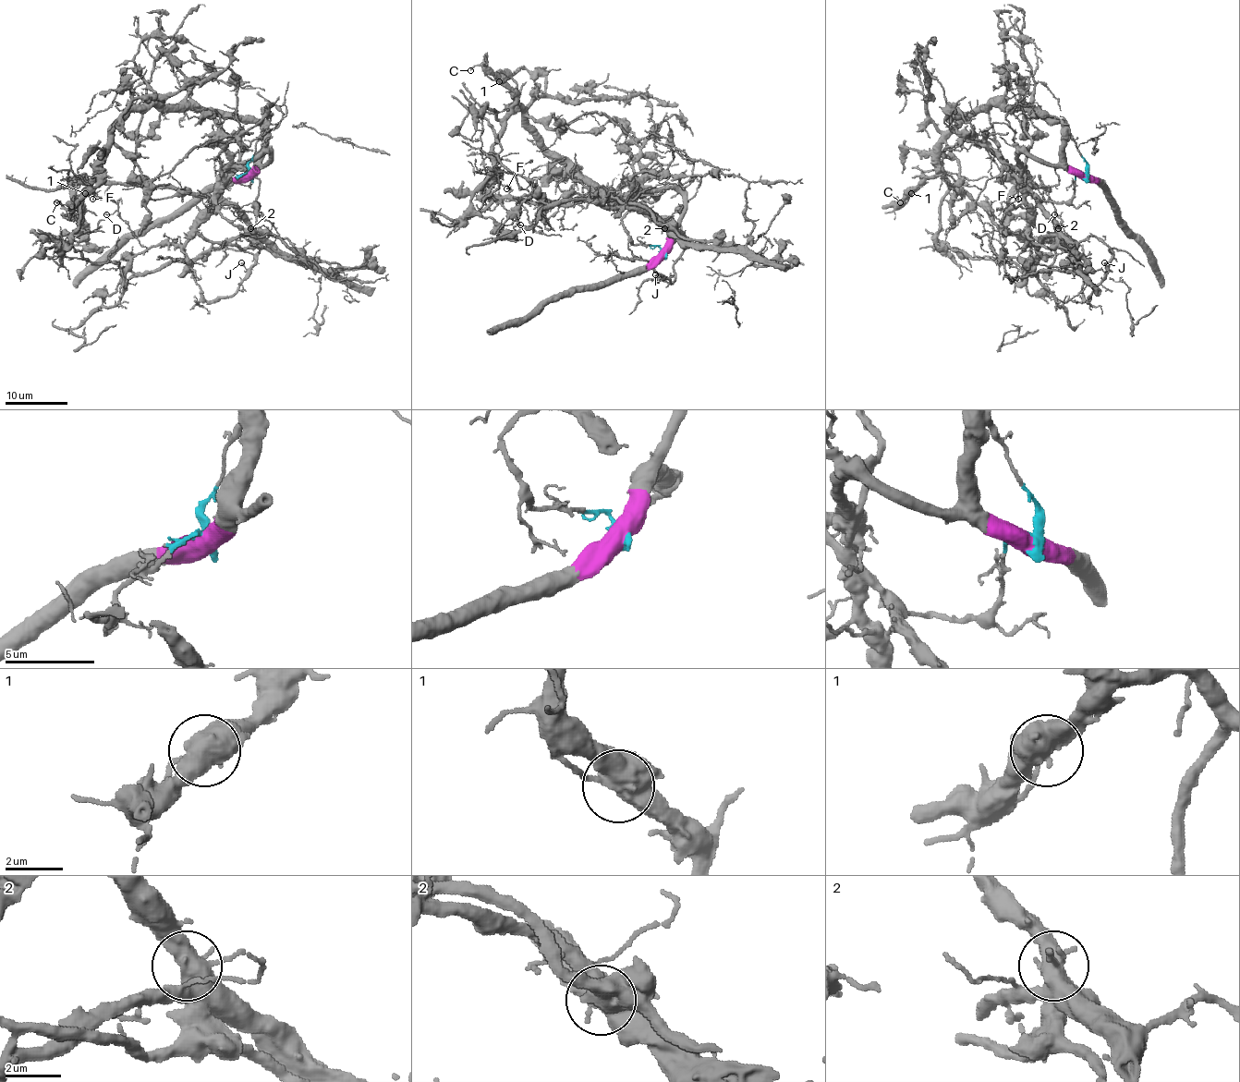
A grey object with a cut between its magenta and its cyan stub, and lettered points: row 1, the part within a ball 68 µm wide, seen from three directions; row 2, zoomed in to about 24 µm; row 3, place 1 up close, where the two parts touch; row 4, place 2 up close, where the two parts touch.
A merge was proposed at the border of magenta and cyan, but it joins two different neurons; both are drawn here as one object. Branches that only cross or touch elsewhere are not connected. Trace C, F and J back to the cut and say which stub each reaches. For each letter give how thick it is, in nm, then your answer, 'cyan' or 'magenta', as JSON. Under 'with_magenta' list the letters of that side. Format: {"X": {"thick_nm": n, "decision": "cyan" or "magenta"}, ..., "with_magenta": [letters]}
{"C": {"thick_nm": 140, "decision": "magenta"}, "F": {"thick_nm": 130, "decision": "cyan"}, "J": {"thick_nm": 150, "decision": "cyan"}, "with_magenta": ["C"]}

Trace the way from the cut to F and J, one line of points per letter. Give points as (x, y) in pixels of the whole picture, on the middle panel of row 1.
F: (662, 256), (654, 246), (634, 245), (622, 220), (627, 209), (618, 204), (533, 204), (517, 200), (506, 188)
J: (662, 256), (654, 246), (634, 245), (622, 220), (629, 212), (645, 210), (683, 249), (670, 284), (654, 274)

